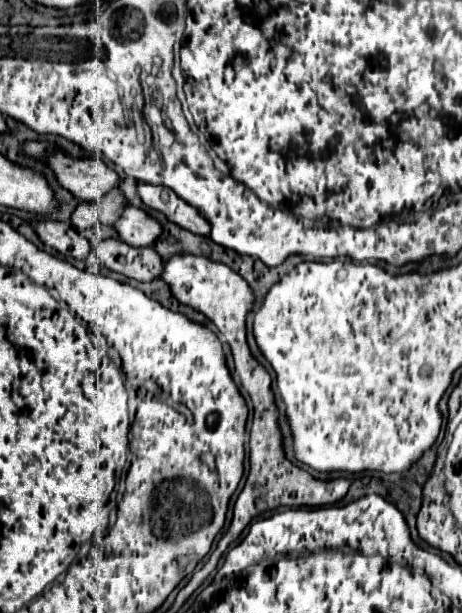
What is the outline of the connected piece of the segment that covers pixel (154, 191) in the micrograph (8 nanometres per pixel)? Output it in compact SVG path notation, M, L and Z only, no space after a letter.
M140 184L138 194L144 200L144 204L164 212L168 220L172 220L174 224L194 234L202 234L202 236L210 234L210 222L204 222L202 214L198 214L198 210L194 210L194 206L190 206L188 202L182 202L182 198L178 198L170 188Z

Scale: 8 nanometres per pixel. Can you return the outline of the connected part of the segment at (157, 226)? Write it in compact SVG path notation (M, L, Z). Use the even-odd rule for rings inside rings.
M126 206L126 210L114 226L126 244L138 248L152 246L162 236L162 224L154 220L146 210L134 206Z

